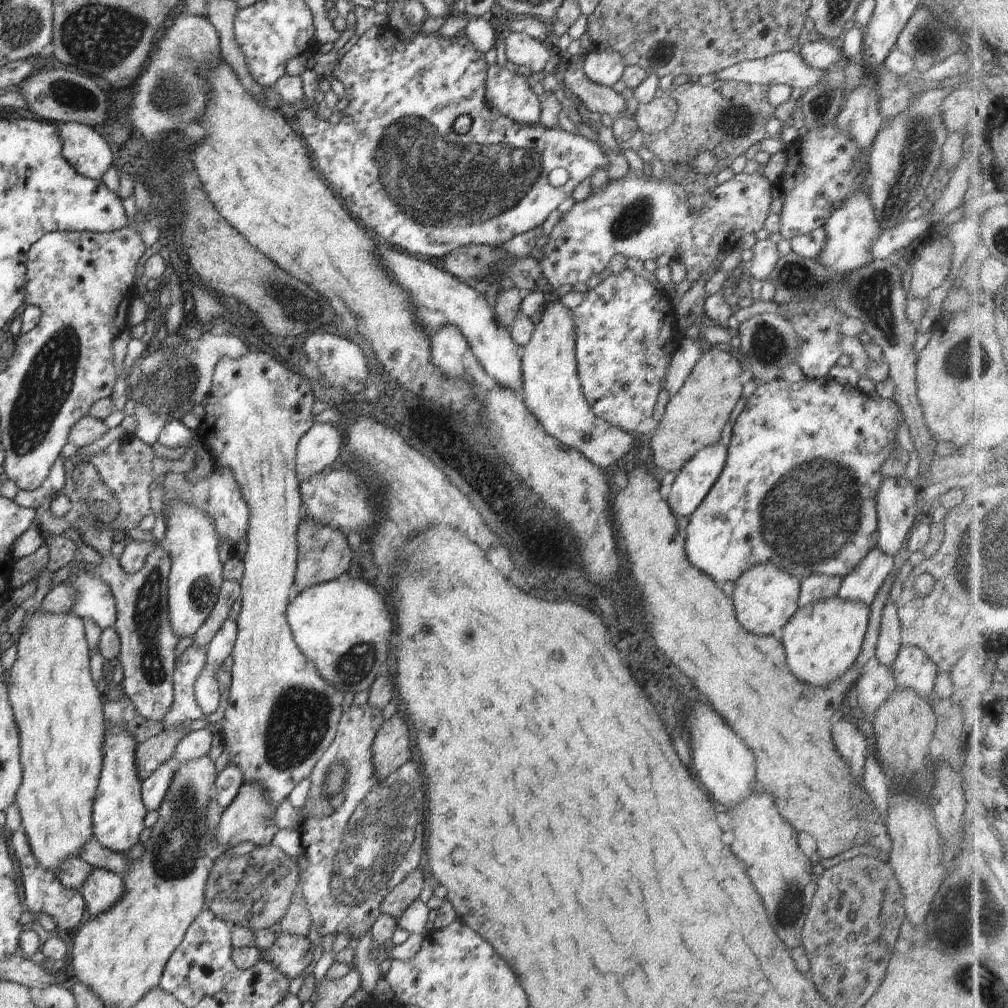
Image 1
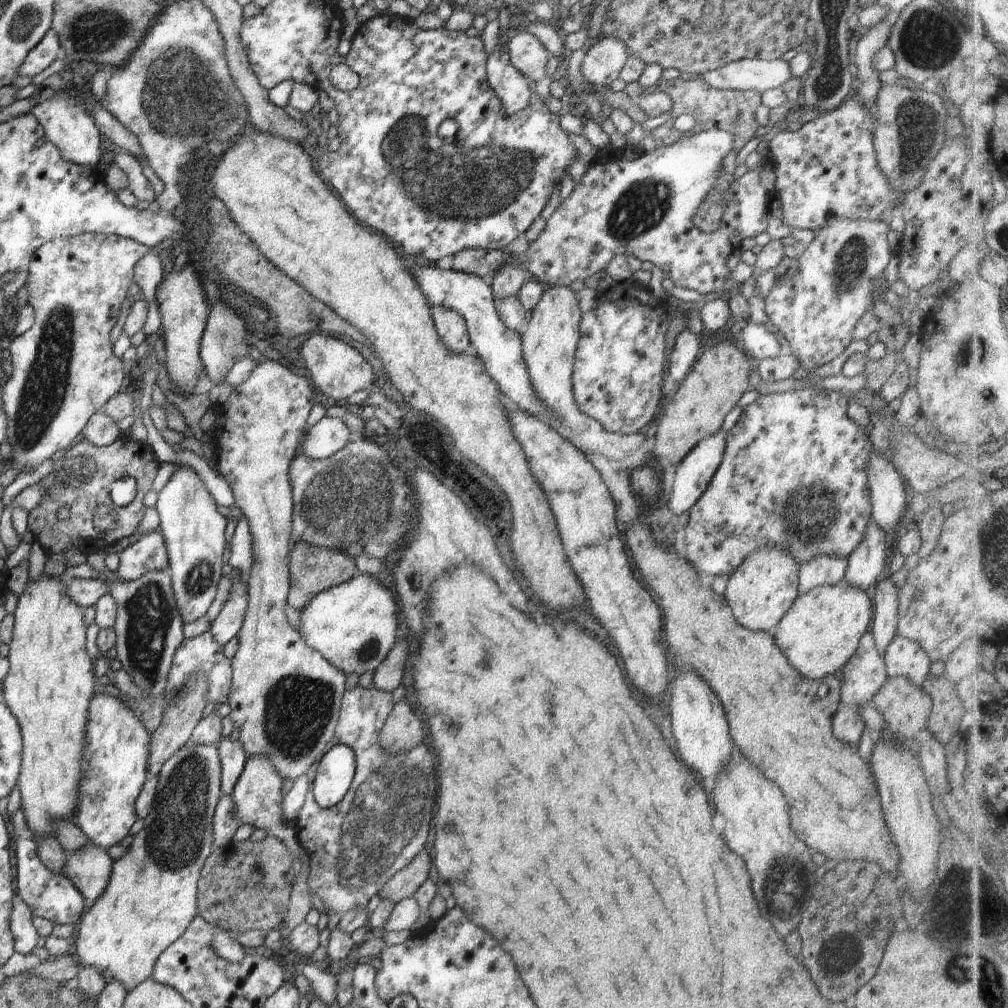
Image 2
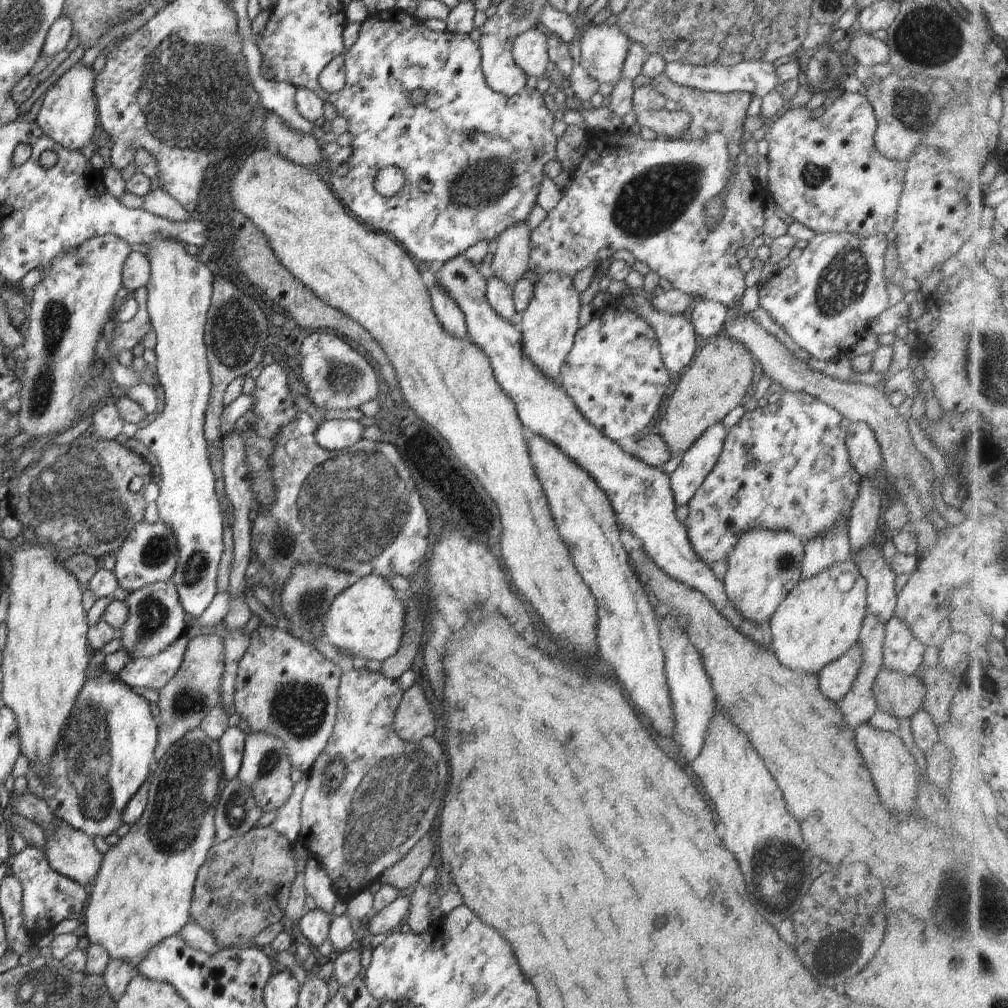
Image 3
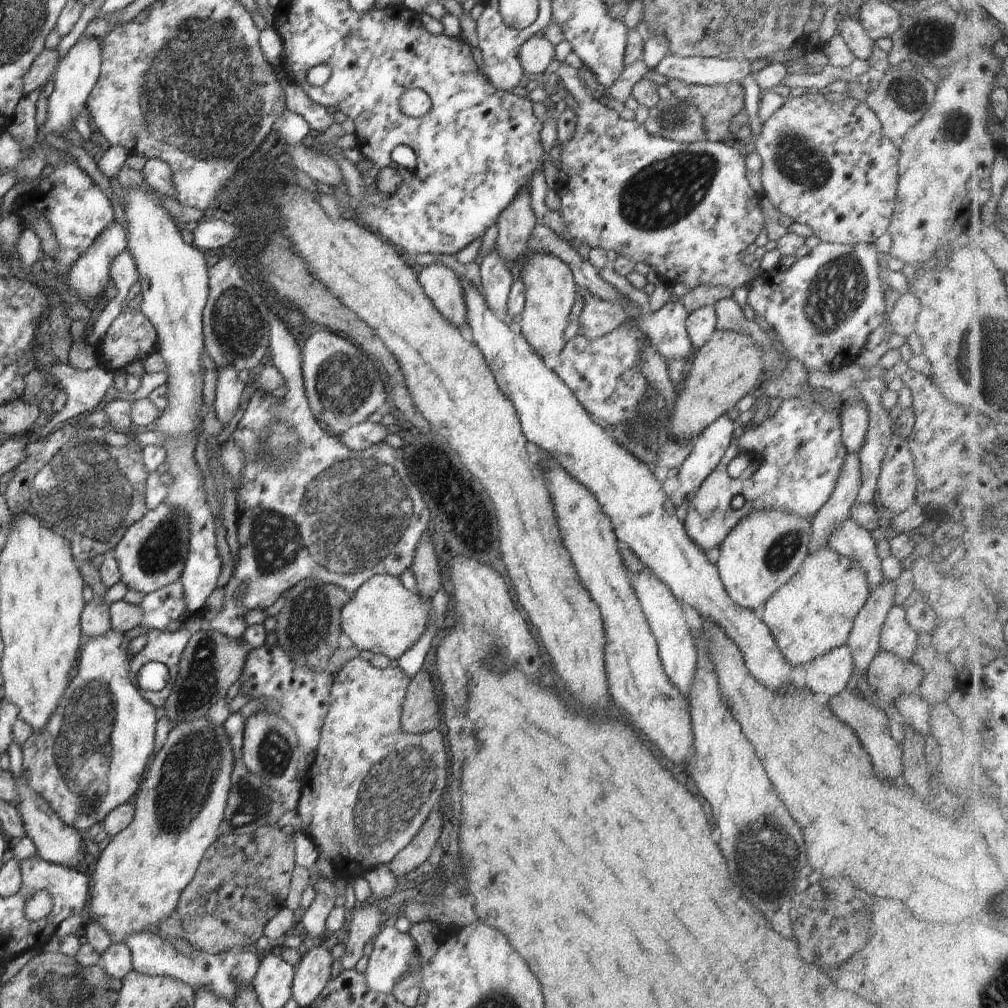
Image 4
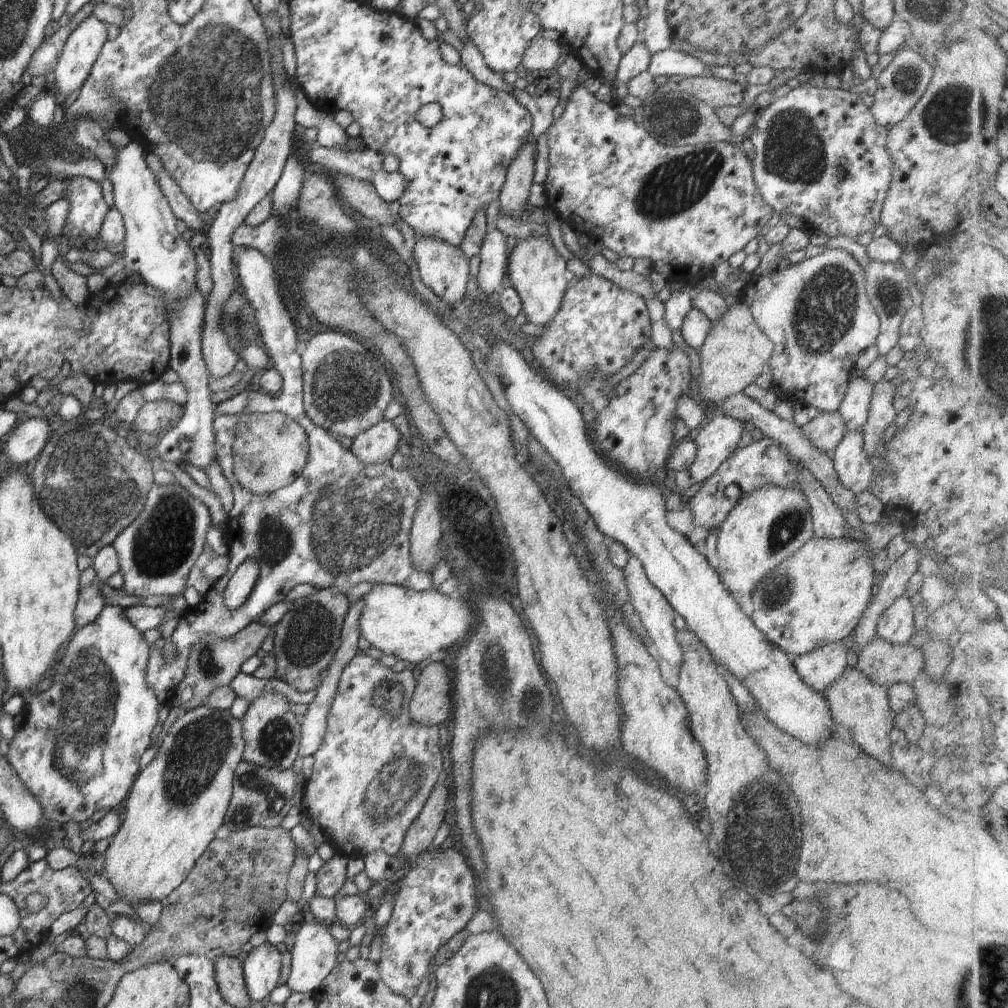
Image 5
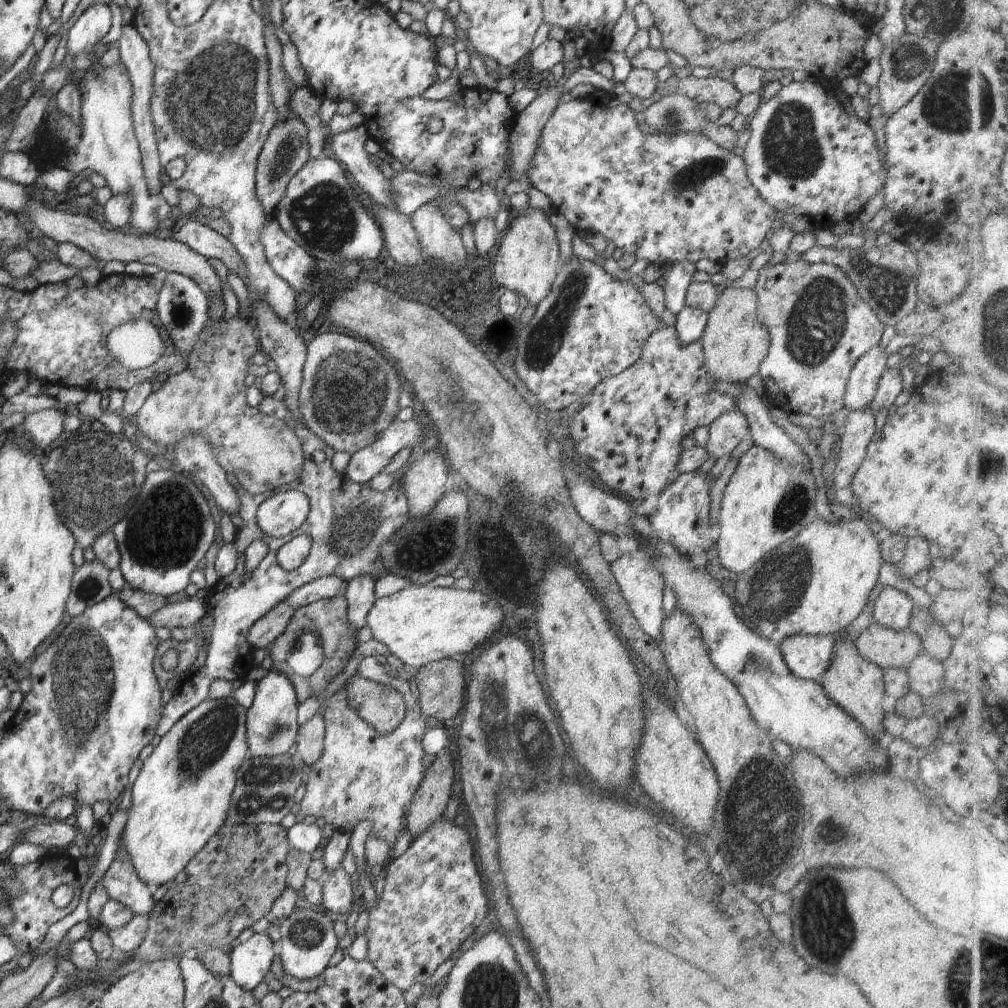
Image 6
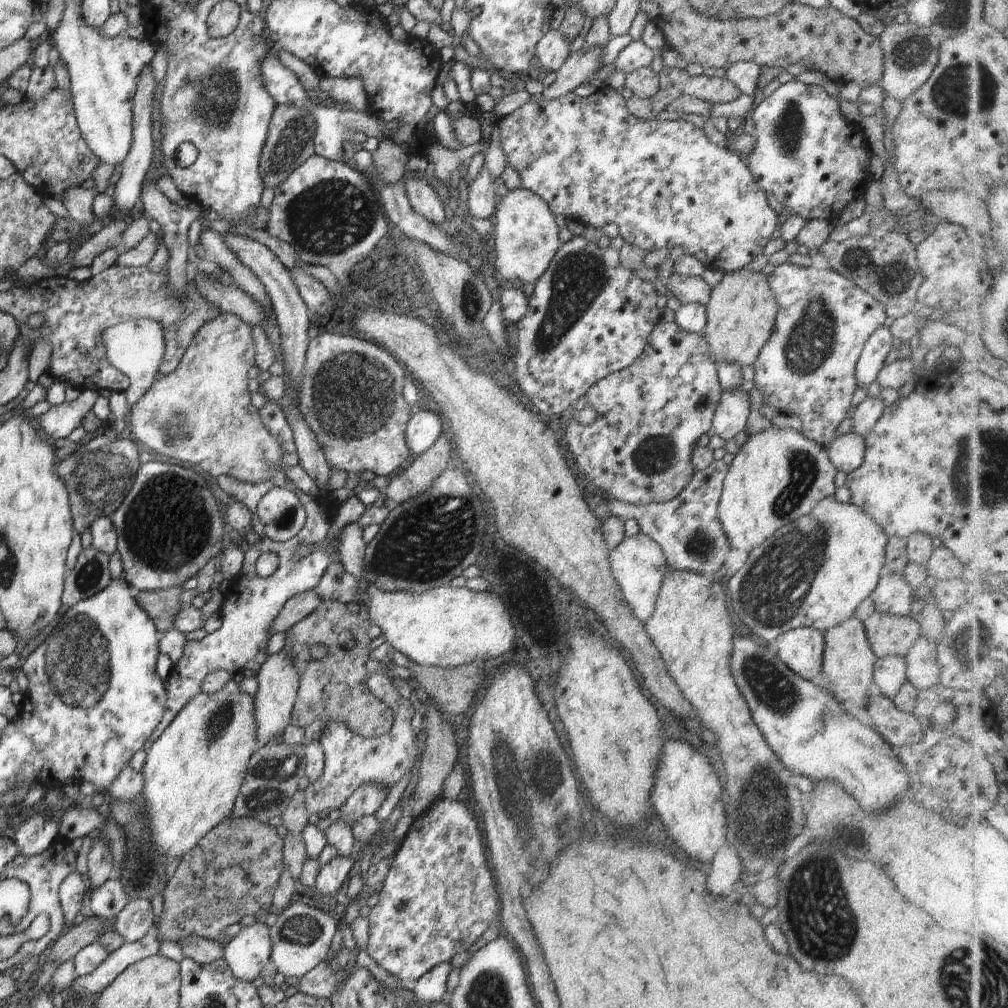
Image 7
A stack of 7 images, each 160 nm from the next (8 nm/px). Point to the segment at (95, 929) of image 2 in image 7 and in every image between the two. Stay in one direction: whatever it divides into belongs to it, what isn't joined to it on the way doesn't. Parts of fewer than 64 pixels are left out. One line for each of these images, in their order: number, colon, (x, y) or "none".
3: (142, 893)
4: (137, 879)
5: (176, 804)
6: (180, 799)
7: (193, 772)

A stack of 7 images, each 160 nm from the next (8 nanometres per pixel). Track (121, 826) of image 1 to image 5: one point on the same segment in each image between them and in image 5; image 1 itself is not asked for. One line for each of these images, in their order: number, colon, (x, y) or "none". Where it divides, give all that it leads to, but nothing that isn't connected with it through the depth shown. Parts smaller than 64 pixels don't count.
2: (114, 769)
3: (105, 751)
4: (89, 758)
5: (78, 750)

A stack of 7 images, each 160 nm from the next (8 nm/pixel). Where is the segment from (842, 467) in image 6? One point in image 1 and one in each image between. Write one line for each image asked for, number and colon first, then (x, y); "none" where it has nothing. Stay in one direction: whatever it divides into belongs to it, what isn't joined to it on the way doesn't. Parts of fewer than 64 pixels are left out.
1: (815, 587)
2: (821, 569)
3: (832, 546)
4: (838, 506)
5: (851, 462)

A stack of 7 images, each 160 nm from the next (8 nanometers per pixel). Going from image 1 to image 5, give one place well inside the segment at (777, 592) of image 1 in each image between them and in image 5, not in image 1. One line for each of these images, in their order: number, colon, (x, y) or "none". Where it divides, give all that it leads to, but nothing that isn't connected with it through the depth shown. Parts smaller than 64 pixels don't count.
2: (761, 590)
3: (764, 565)
4: (766, 547)
5: (764, 527)

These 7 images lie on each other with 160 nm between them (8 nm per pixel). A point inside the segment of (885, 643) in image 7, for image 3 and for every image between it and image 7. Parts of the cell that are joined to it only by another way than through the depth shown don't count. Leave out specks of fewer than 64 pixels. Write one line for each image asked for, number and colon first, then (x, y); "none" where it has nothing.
3: (901, 695)
4: (888, 675)
5: (884, 663)
6: (885, 647)

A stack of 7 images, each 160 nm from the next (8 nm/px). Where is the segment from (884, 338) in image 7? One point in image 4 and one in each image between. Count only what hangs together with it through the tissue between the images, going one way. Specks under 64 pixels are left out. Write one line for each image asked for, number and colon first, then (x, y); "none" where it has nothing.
4: (854, 419)
5: (854, 408)
6: (861, 387)

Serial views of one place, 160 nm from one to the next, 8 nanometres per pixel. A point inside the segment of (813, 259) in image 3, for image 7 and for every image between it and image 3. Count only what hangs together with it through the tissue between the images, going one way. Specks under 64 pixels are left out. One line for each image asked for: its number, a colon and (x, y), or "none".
4: (824, 307)
5: (816, 312)
6: (818, 325)
7: (806, 369)

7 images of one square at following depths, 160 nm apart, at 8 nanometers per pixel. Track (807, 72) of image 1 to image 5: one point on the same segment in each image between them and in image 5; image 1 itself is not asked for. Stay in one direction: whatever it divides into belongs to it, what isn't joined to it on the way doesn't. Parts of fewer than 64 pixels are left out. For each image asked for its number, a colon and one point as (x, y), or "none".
2: (755, 74)
3: (755, 77)
4: (709, 71)
5: (670, 62)

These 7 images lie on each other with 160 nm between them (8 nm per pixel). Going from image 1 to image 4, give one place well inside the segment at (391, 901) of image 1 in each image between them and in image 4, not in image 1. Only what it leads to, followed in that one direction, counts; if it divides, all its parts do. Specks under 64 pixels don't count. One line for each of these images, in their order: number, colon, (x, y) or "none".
2: (404, 882)
3: (407, 870)
4: (418, 850)

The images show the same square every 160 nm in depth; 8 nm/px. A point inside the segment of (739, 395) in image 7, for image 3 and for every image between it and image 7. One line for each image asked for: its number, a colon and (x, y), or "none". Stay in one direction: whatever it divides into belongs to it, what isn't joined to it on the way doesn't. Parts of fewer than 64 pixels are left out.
3: (698, 461)
4: (708, 449)
5: (716, 440)
6: (726, 432)

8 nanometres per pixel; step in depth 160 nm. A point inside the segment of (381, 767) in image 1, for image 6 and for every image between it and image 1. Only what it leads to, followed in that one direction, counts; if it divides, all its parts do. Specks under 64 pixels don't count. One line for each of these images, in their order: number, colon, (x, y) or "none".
2: (403, 730)
3: (413, 720)
4: (420, 709)
5: (430, 705)
6: (440, 686)

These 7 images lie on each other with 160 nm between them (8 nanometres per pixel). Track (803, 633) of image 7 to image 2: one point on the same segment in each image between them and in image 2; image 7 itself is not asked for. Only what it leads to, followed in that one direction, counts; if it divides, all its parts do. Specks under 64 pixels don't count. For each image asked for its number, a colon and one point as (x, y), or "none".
2: (864, 674)
3: (835, 679)
4: (830, 673)
5: (819, 668)
6: (807, 656)

